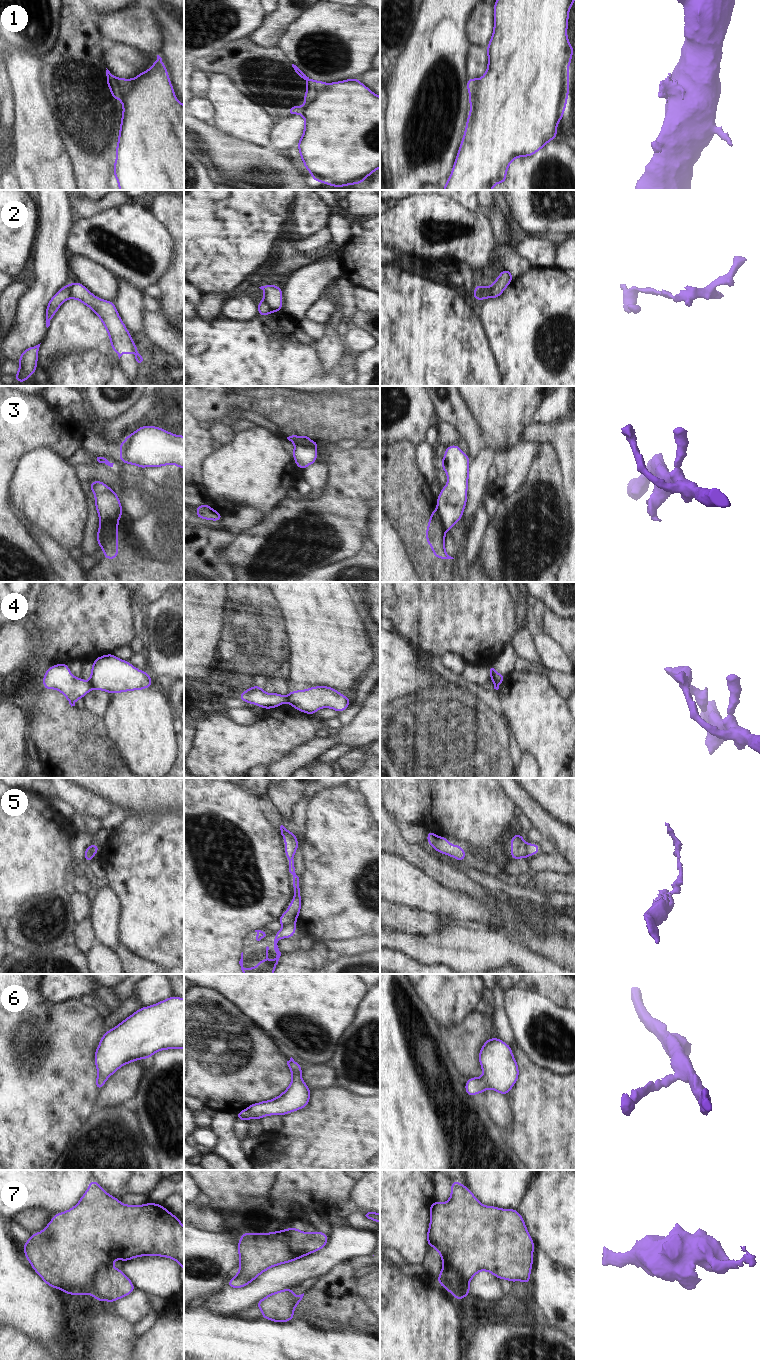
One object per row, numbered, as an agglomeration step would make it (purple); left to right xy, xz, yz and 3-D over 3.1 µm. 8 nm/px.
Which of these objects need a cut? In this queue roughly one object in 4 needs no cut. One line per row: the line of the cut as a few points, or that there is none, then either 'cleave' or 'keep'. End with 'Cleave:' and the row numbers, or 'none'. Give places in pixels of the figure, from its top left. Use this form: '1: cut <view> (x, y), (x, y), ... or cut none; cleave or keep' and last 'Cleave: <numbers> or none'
1: cut xz (329, 84), (303, 109), (302, 114); cleave
2: cut xy (70, 284), (69, 297); cleave
3: cut yz (436, 509), (444, 531); cleave
4: cut xy (89, 683), (93, 688); cleave
5: cut xz (294, 922), (283, 926); cleave
6: cut none; keep
7: cut xy (110, 1264), (97, 1270), (95, 1278), (91, 1283), (90, 1293); cleave
Cleave: 1, 2, 3, 4, 5, 7

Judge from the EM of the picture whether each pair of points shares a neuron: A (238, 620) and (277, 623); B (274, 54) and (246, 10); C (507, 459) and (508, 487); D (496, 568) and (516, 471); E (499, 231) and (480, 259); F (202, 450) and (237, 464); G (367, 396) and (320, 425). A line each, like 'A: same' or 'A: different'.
A: same
B: different
C: same
D: different
E: different
F: different
G: same

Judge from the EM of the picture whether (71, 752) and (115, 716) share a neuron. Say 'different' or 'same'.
different

